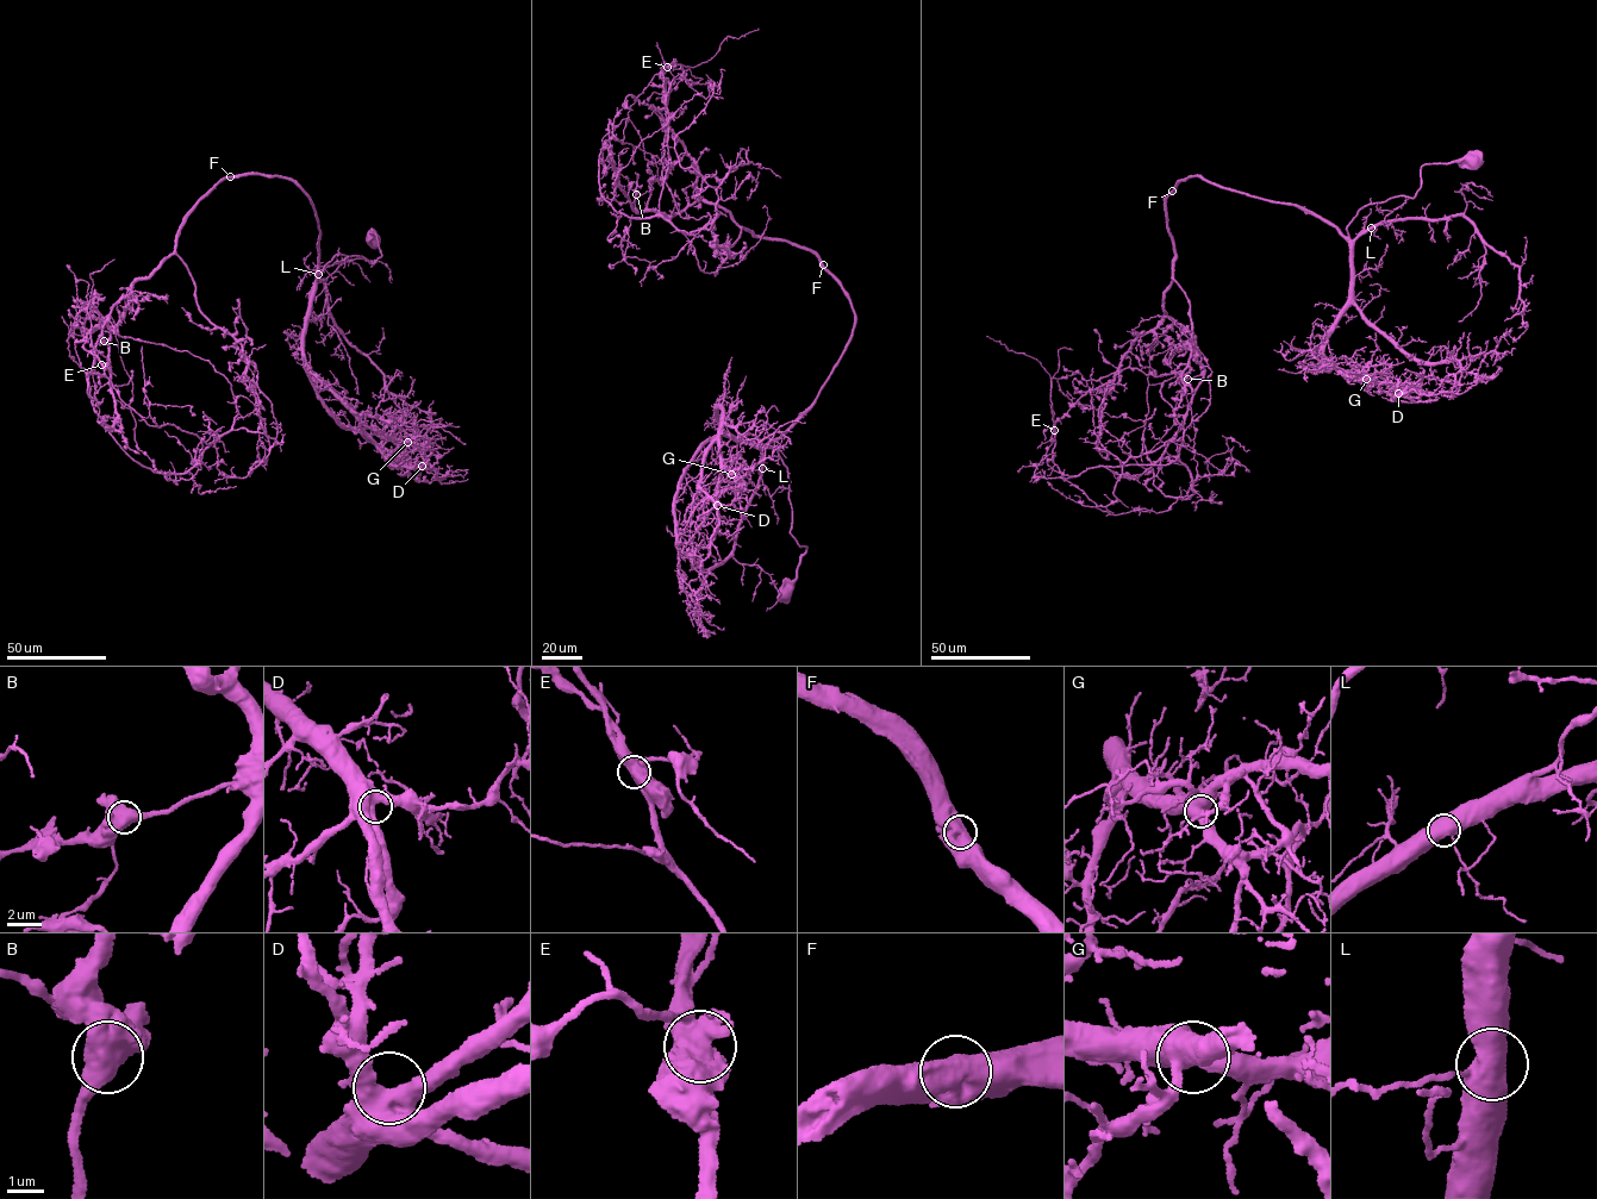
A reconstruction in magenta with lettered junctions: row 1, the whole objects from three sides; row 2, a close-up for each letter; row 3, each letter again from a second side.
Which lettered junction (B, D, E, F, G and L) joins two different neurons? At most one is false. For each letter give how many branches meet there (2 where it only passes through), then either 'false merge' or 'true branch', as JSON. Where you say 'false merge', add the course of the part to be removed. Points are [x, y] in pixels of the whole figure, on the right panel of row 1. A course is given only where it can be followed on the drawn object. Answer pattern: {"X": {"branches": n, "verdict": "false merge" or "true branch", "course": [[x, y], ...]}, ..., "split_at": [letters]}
{"B": {"branches": 3, "verdict": "true branch"}, "D": {"branches": 4, "verdict": "true branch"}, "E": {"branches": 4, "verdict": "false merge", "course": [[1054, 430], [1066, 479], [1177, 459], [1183, 430], [1160, 391], [1181, 370], [1125, 368], [1078, 389]]}, "F": {"branches": 3, "verdict": "true branch"}, "G": {"branches": 3, "verdict": "true branch"}, "L": {"branches": 3, "verdict": "true branch"}, "split_at": ["E"]}

